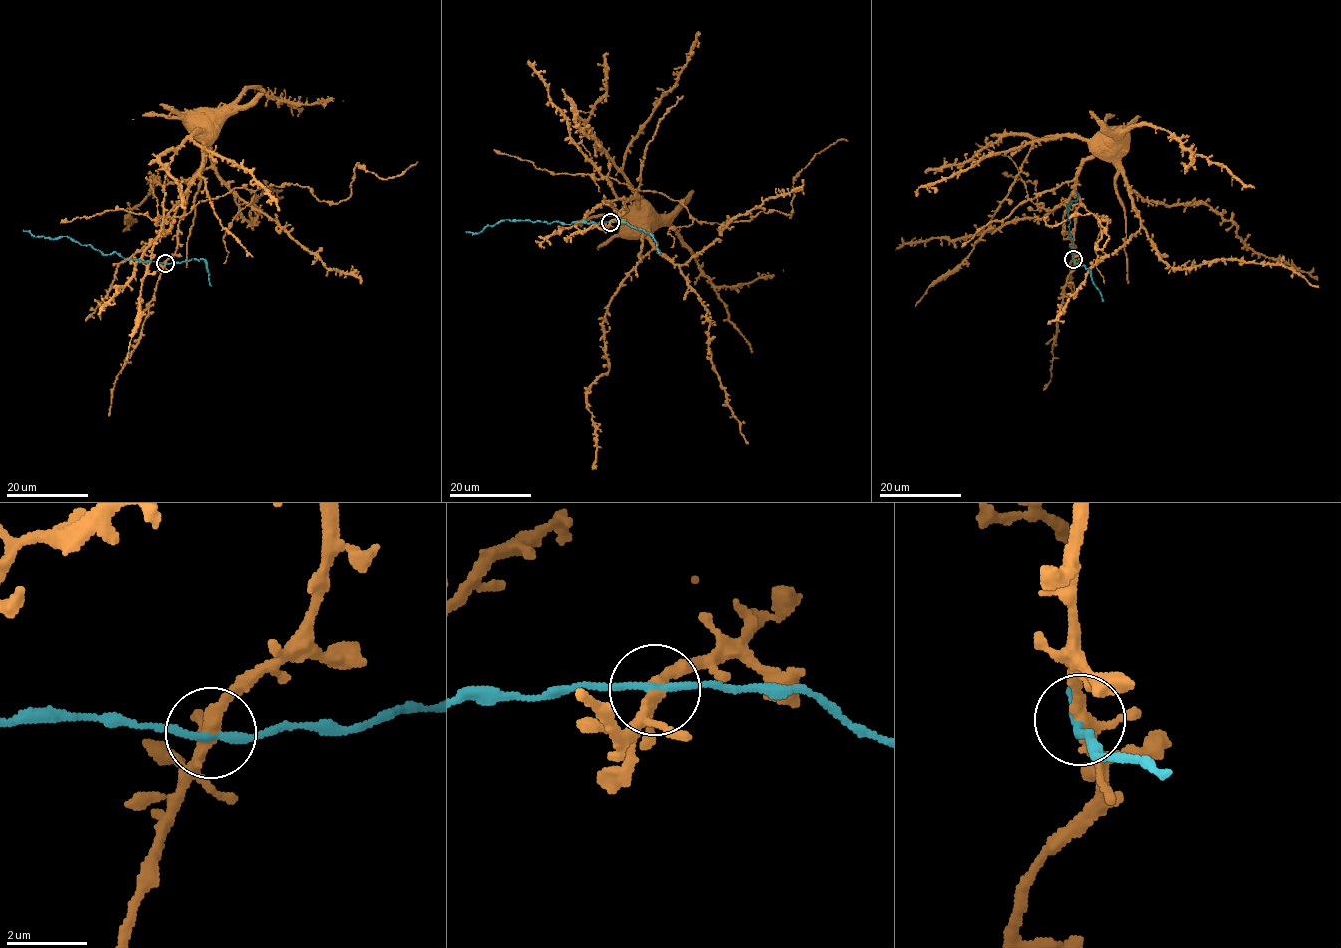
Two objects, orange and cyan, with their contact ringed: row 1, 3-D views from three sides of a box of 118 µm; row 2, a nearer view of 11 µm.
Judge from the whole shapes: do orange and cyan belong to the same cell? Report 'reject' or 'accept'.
accept

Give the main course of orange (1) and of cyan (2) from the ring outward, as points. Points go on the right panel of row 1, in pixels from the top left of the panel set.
1: (1073, 260), (1074, 218), (1079, 205), (1075, 192), (1076, 174), (1079, 166), (1095, 152), (1099, 137)
2: (1073, 260), (1067, 204), (1077, 200), (1077, 190)

